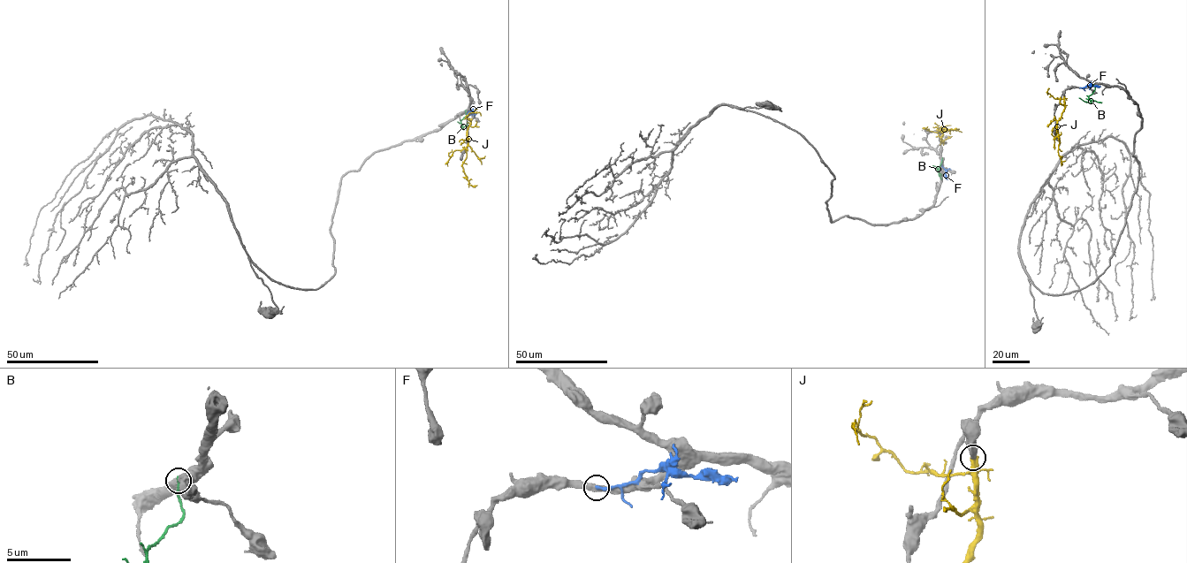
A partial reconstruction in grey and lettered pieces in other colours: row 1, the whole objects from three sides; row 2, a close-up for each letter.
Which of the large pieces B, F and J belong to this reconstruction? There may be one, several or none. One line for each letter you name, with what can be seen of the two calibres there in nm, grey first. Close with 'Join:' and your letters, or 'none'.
Join: none

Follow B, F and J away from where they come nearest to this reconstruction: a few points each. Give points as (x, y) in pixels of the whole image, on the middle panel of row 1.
B: (939, 174), (936, 168), (939, 169), (942, 157)
F: (941, 160), (945, 177), (948, 179)
J: (944, 142), (941, 140), (943, 131), (940, 130), (958, 129)

